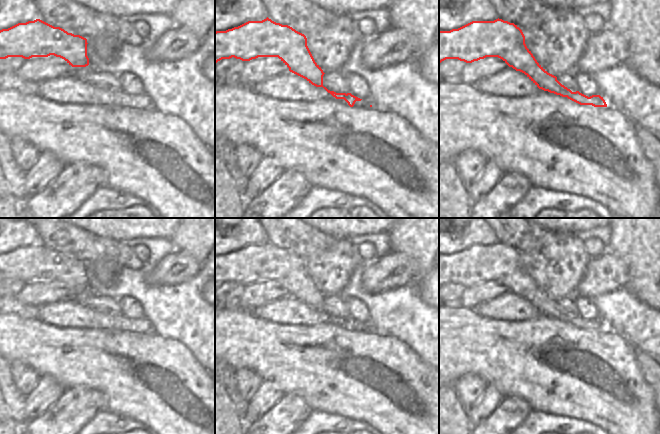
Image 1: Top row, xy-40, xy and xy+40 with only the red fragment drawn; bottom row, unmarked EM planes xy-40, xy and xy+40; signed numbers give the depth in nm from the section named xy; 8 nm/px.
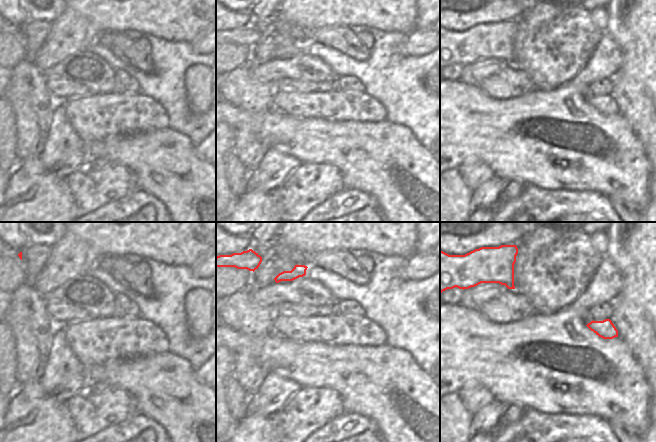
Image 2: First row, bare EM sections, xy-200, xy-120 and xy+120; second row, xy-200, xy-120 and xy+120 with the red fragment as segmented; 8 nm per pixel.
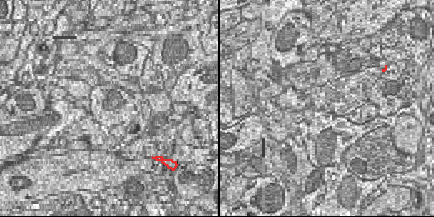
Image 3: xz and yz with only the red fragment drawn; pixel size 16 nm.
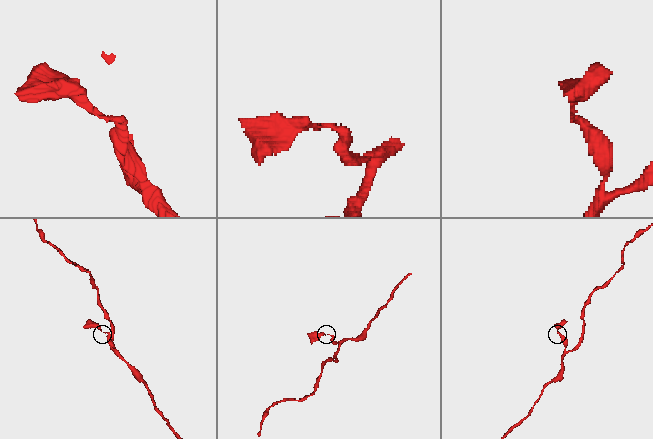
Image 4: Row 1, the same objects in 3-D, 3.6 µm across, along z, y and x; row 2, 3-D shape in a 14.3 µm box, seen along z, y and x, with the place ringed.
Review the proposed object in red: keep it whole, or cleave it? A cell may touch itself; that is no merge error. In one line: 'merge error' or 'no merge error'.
no merge error

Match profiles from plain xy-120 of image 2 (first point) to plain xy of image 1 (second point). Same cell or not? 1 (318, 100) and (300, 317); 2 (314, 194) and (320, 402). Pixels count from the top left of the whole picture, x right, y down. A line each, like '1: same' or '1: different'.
1: same
2: different

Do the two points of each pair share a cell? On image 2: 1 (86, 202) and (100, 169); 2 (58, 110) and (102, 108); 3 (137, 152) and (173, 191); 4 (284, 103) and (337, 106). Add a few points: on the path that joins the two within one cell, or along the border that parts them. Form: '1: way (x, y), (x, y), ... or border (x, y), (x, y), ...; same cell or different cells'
1: way (88, 194), (91, 187), (100, 177); same cell
2: border (63, 101), (63, 111), (75, 130); different cells
3: way (148, 158), (170, 180); same cell
4: way (297, 104), (324, 105); same cell

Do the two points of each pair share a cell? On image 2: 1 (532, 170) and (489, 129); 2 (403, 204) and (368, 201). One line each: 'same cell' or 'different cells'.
1: same cell
2: different cells

